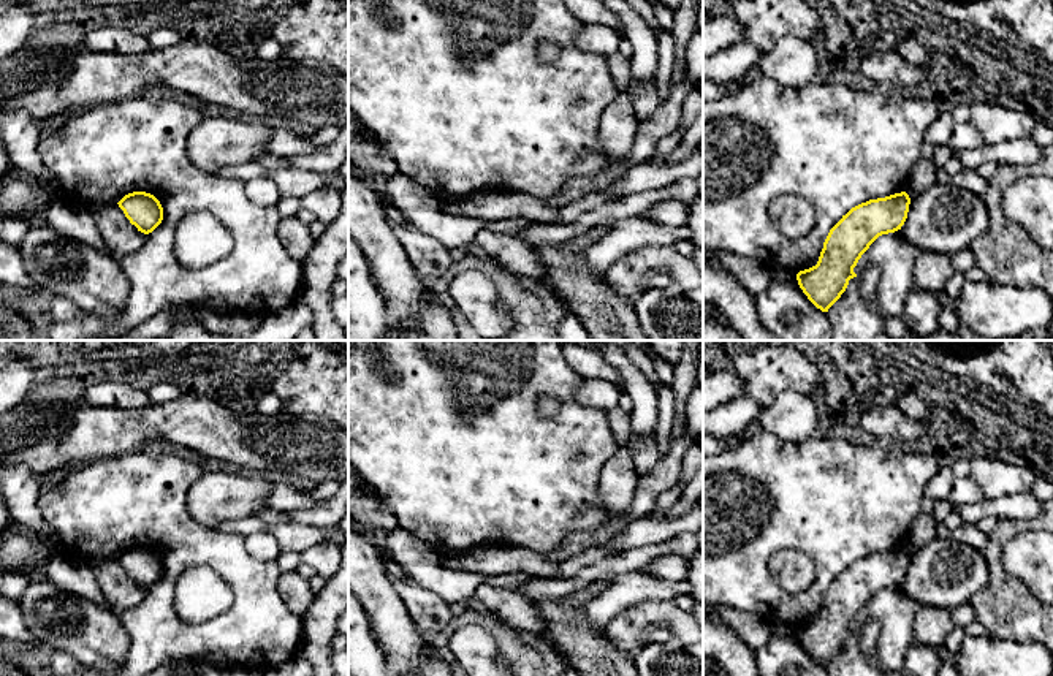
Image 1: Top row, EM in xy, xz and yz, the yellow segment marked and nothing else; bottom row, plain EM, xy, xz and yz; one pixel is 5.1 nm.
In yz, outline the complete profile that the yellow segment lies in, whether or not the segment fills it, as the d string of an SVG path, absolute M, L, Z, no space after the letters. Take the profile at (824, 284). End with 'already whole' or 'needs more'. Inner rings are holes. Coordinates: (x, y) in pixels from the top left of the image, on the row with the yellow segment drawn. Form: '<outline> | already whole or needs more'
M906 192L869 199L830 230L817 264L796 274L800 288L817 309L828 312L841 298L849 280L857 277L858 260L879 236L901 230L909 204Z | already whole

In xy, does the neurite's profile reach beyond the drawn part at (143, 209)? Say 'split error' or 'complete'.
complete

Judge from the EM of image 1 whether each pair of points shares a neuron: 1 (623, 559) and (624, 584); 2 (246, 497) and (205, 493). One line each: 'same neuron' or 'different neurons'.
1: different neurons
2: same neuron

